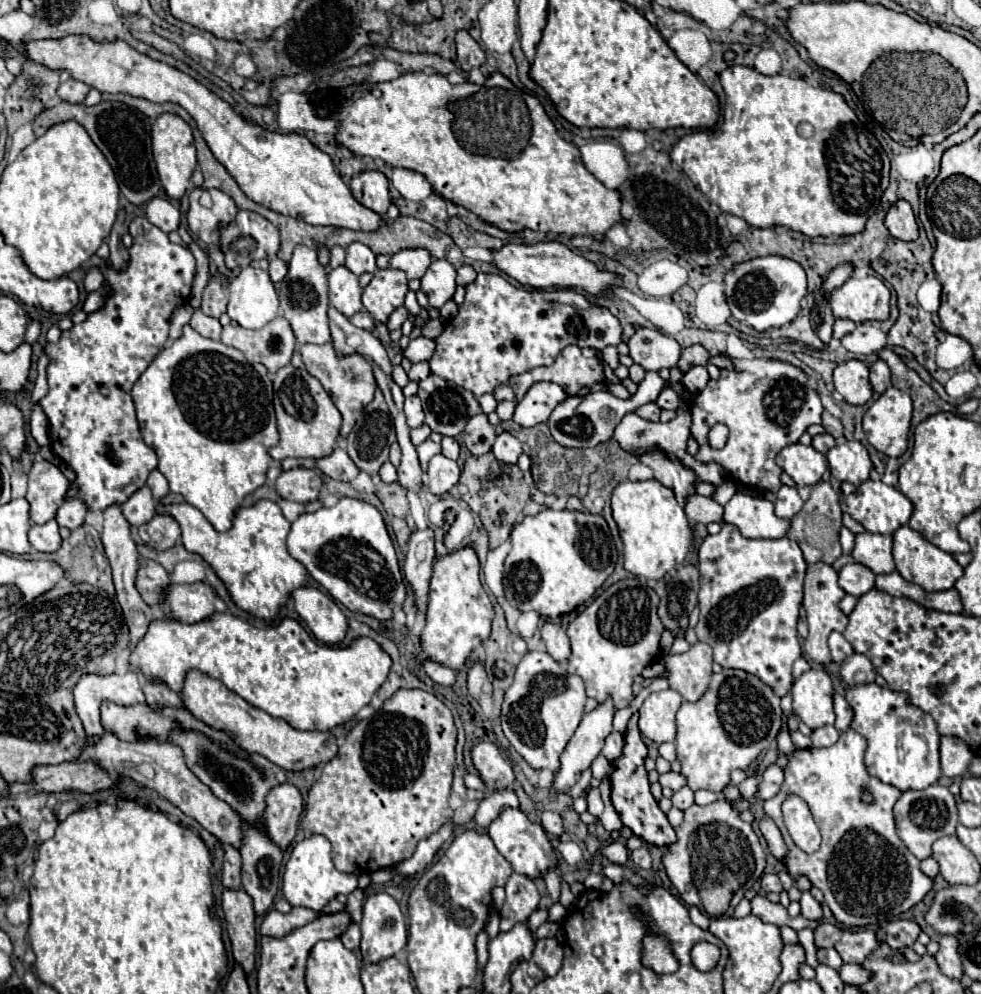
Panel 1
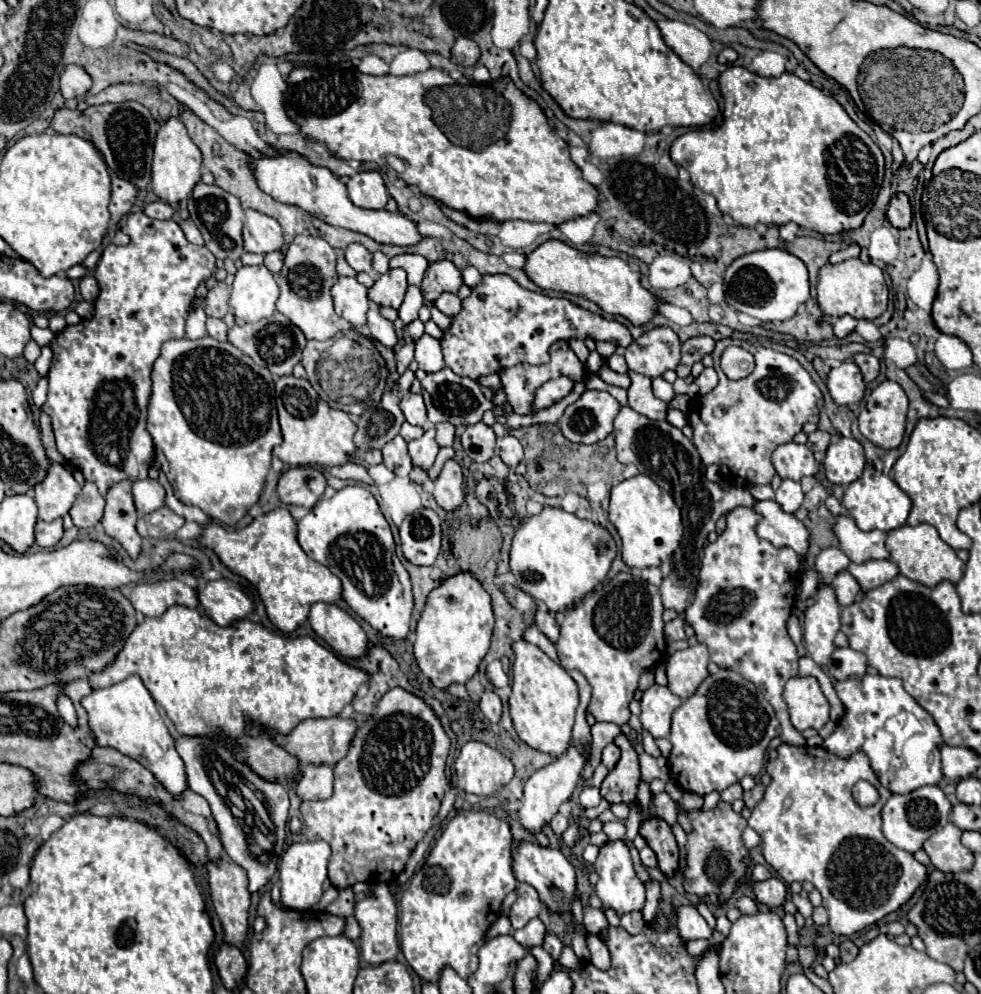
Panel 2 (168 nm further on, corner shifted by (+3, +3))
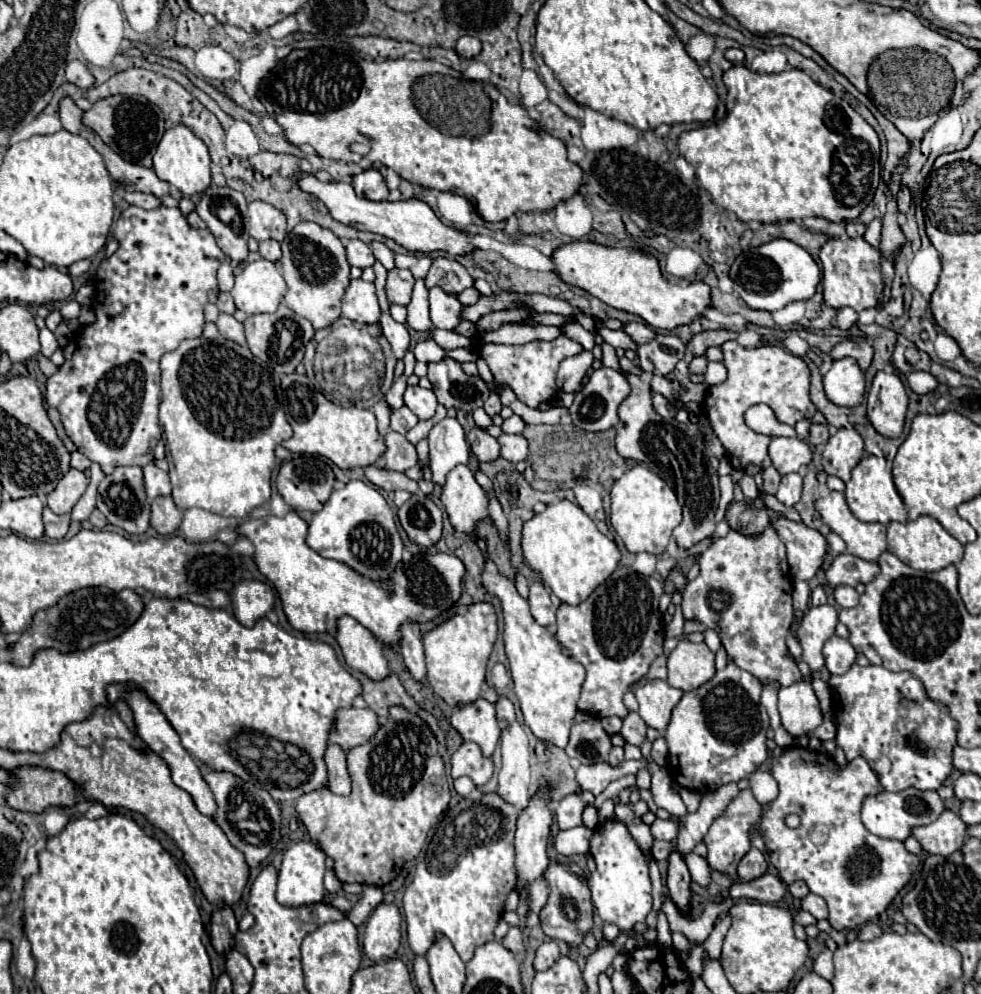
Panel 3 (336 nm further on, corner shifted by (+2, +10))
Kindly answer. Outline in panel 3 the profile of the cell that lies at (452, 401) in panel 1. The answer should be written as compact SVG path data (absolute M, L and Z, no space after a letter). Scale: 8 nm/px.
M443 358L441 362L429 362L427 366L433 392L445 408L471 412L481 408L489 398L487 384L479 376L467 376L457 360Z

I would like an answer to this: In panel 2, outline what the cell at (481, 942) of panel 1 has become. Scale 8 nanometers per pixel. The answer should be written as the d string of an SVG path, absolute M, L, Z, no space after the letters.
M498 917L494 923L492 923L492 927L488 929L488 939L490 937L498 937L498 935L506 935L506 933L510 933L510 921L508 921L508 917Z

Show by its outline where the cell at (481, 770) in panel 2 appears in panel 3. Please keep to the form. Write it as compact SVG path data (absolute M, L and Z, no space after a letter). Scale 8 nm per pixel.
M475 742L461 744L451 756L451 776L469 776L477 786L483 786L493 774L493 760L485 758Z

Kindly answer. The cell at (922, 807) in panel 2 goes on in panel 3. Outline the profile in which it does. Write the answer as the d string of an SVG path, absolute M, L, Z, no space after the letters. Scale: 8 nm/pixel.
M905 788L903 792L883 790L883 792L867 796L863 800L861 818L863 818L863 824L869 832L873 832L881 838L905 840L907 836L911 836L911 828L931 824L933 820L937 820L941 816L943 810L945 810L945 804L939 798L939 794L933 790L917 790L917 788Z

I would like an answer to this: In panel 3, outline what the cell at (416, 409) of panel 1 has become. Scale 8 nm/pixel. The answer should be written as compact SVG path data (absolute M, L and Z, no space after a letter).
M407 386L405 404L411 408L411 412L417 414L419 420L427 420L435 414L437 398L435 398L433 390L427 390L421 386Z

